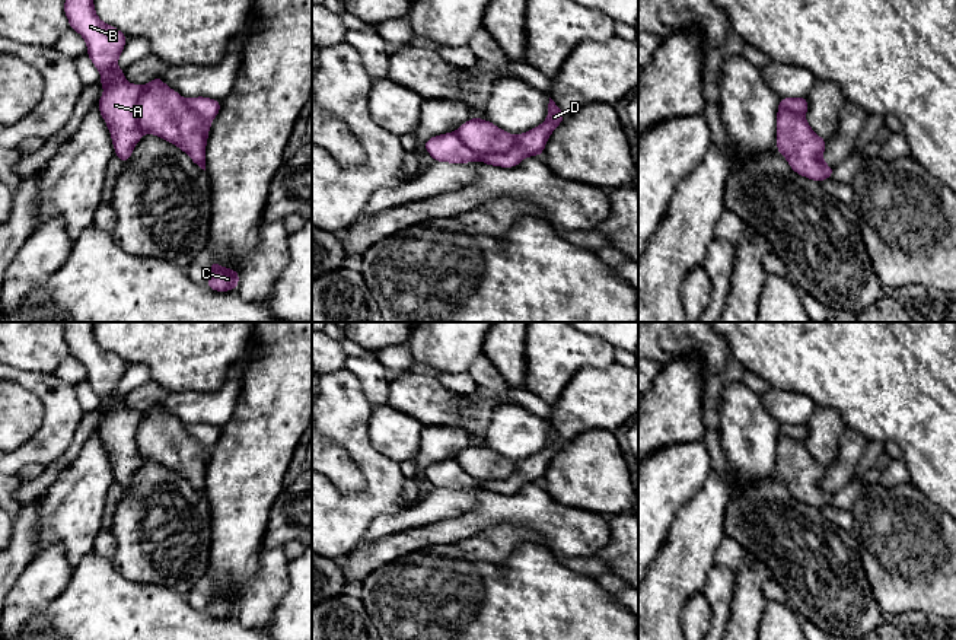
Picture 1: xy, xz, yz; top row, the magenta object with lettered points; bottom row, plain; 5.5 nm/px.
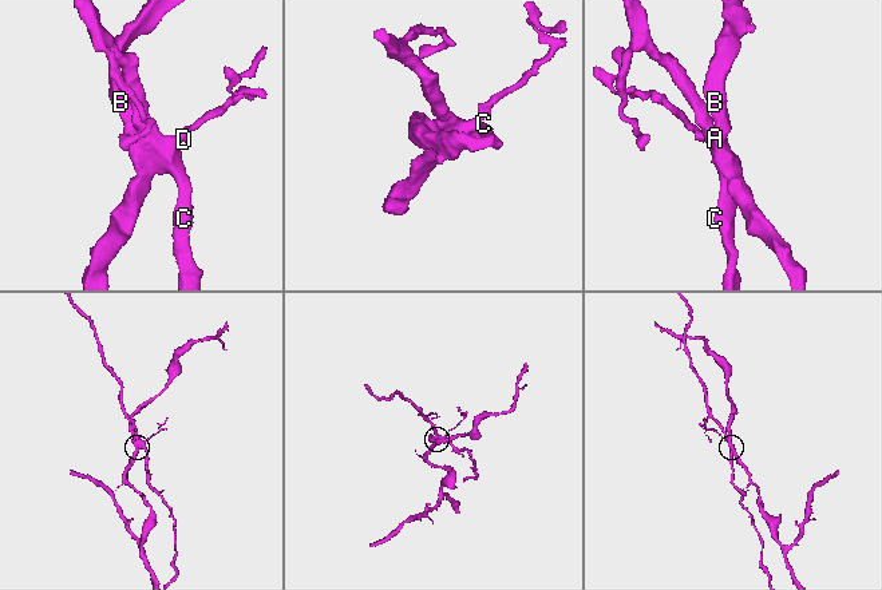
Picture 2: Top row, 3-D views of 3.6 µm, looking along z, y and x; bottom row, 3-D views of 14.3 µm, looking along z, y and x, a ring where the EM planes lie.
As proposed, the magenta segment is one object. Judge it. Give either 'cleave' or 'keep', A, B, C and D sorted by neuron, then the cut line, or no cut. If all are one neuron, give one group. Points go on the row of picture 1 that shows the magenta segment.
cleave | A B D / C | xz (453, 133), (467, 146), (484, 153), (504, 153), (518, 139)

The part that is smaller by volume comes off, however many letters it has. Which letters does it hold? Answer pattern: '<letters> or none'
C

